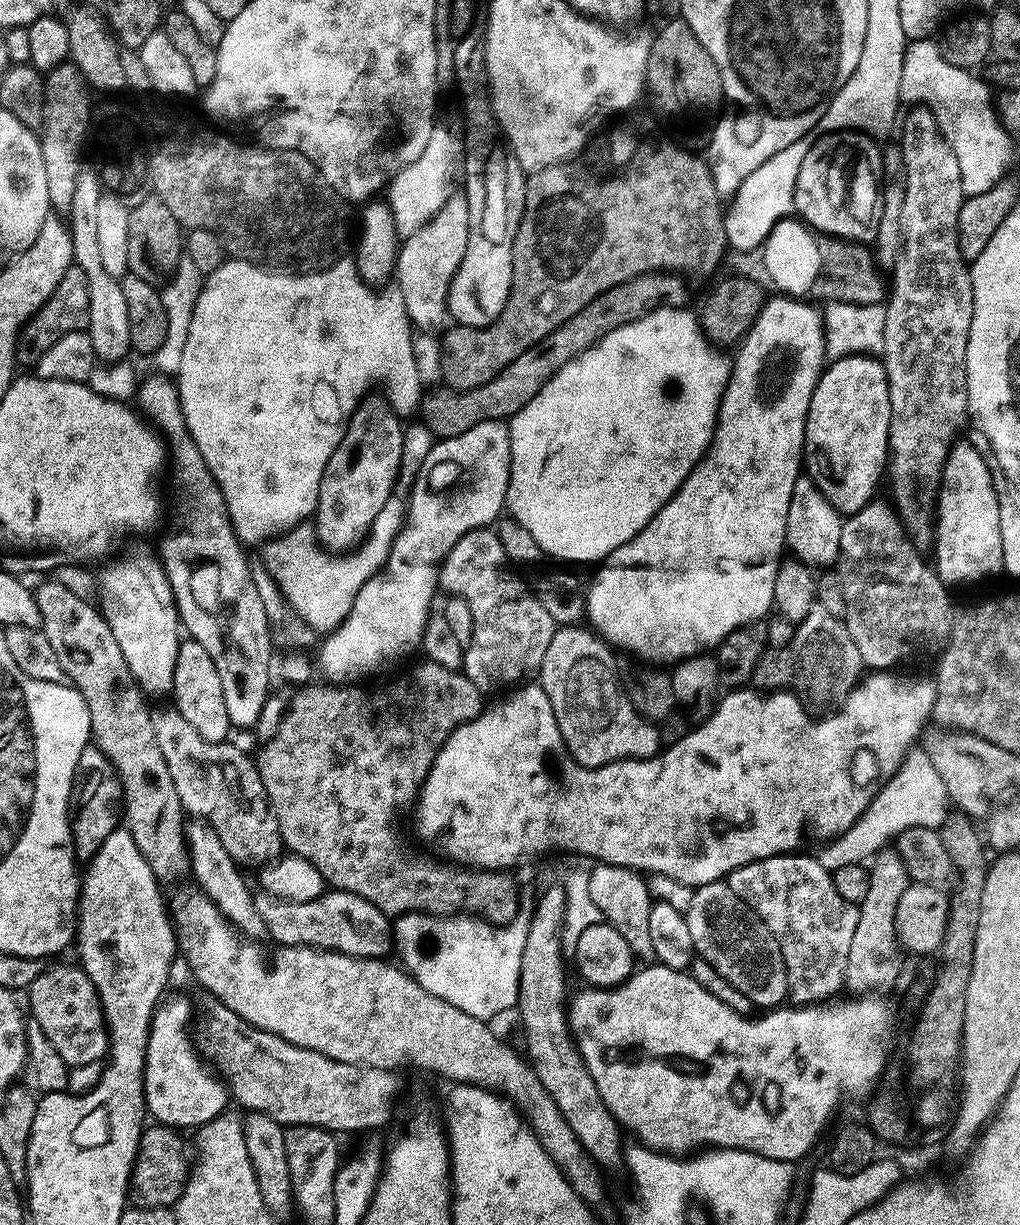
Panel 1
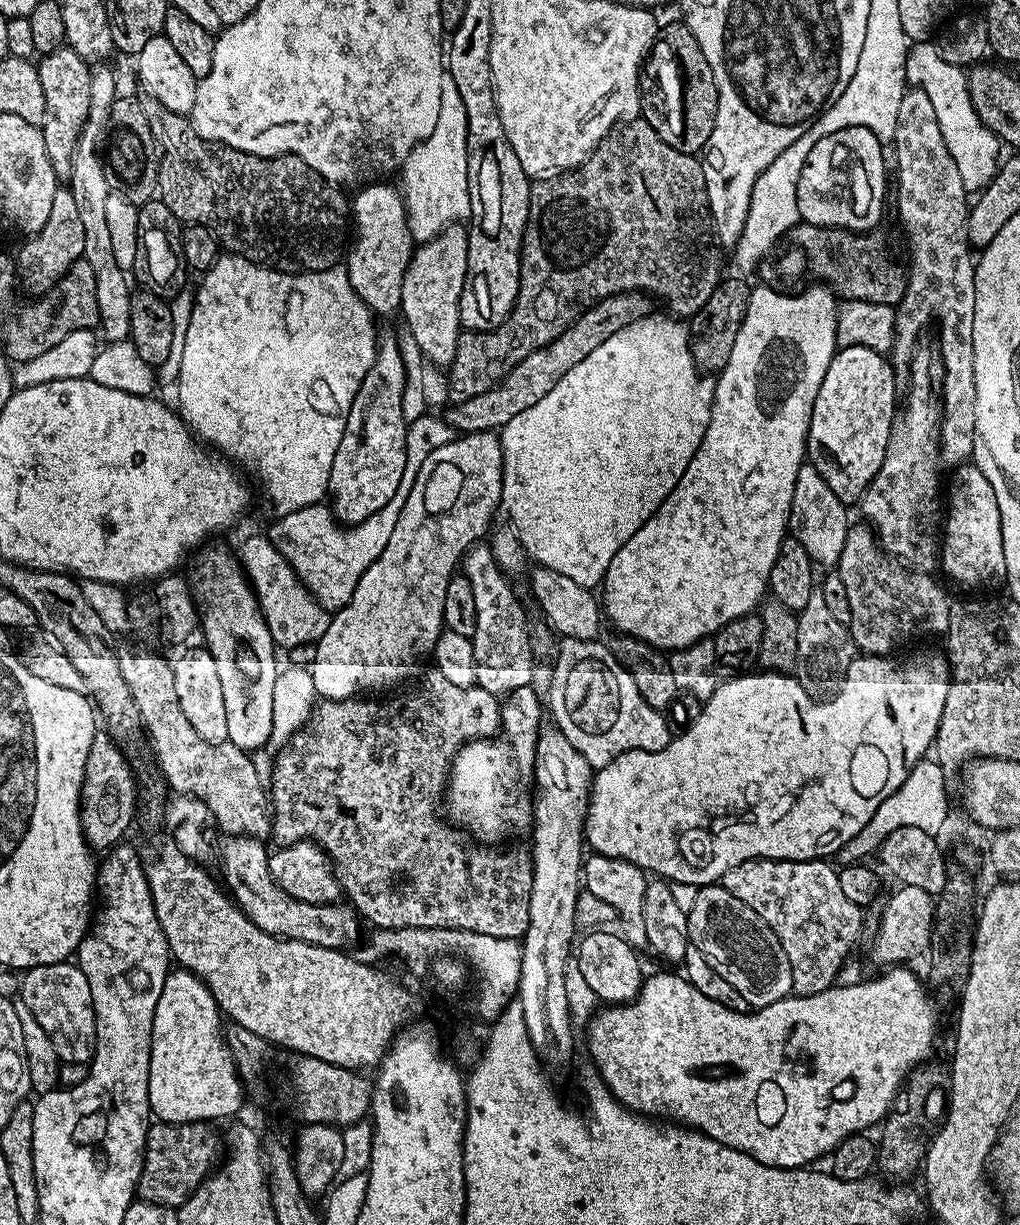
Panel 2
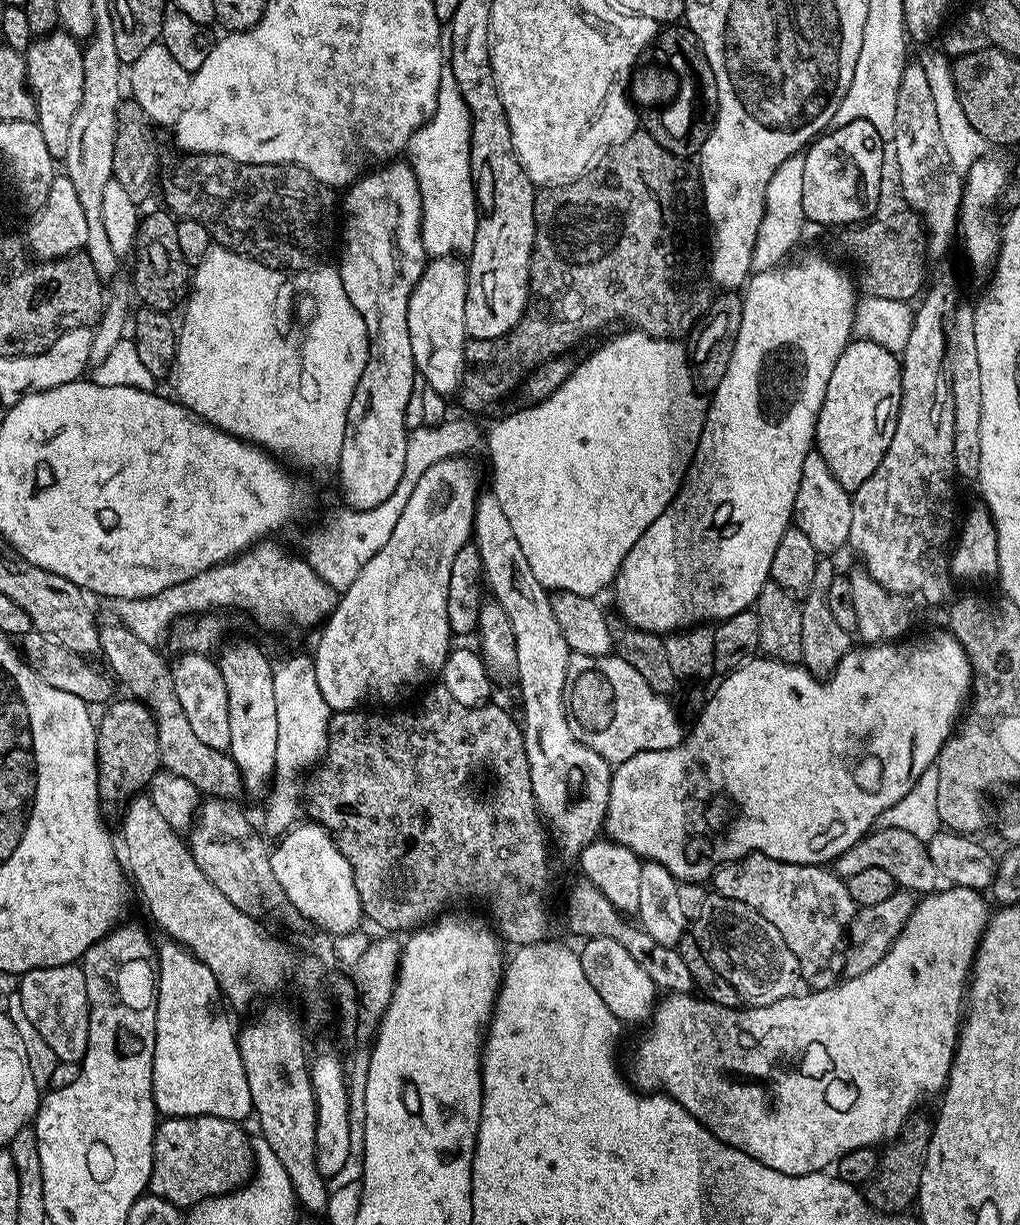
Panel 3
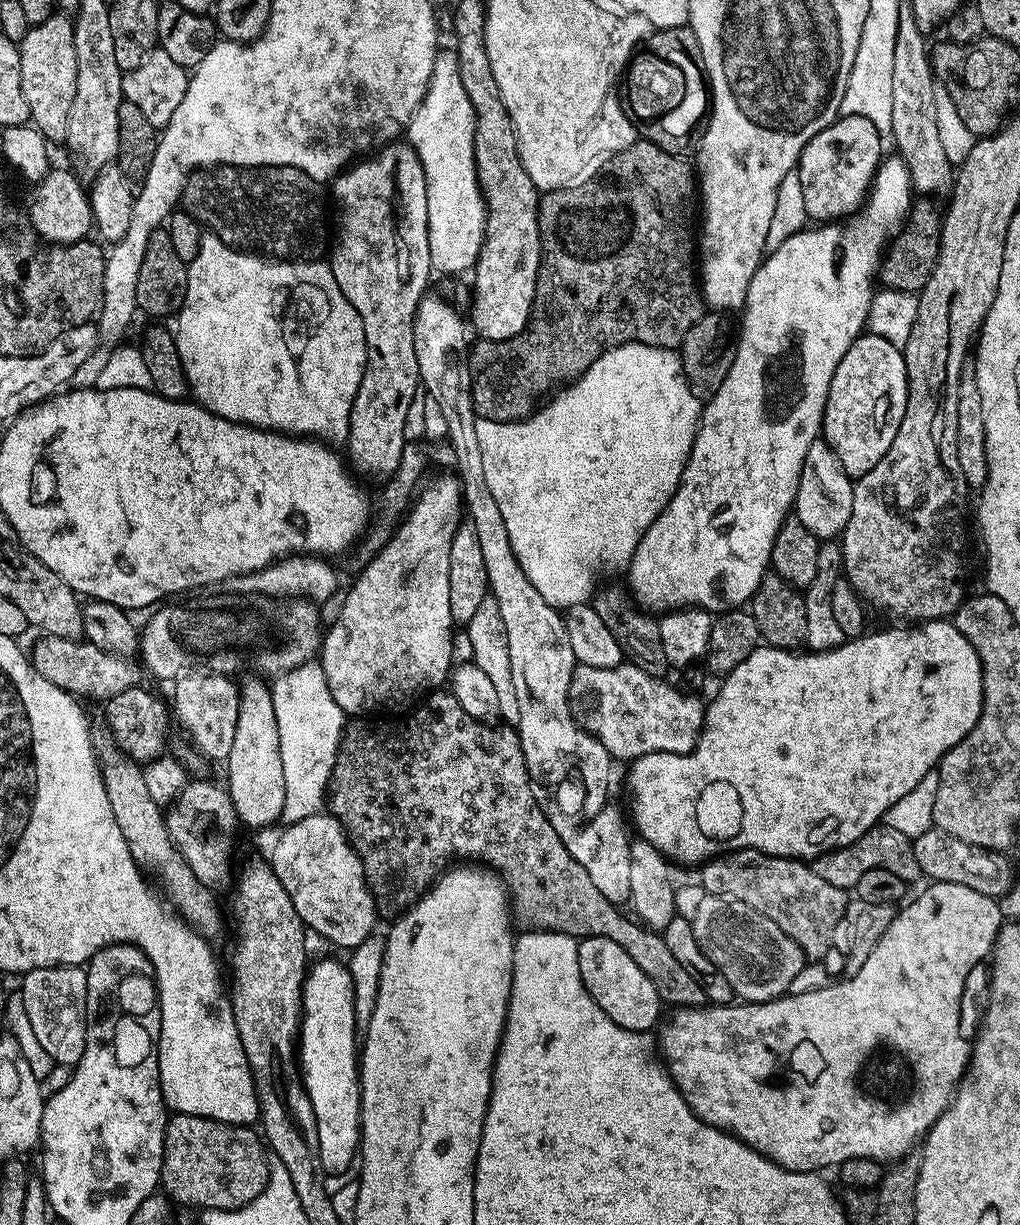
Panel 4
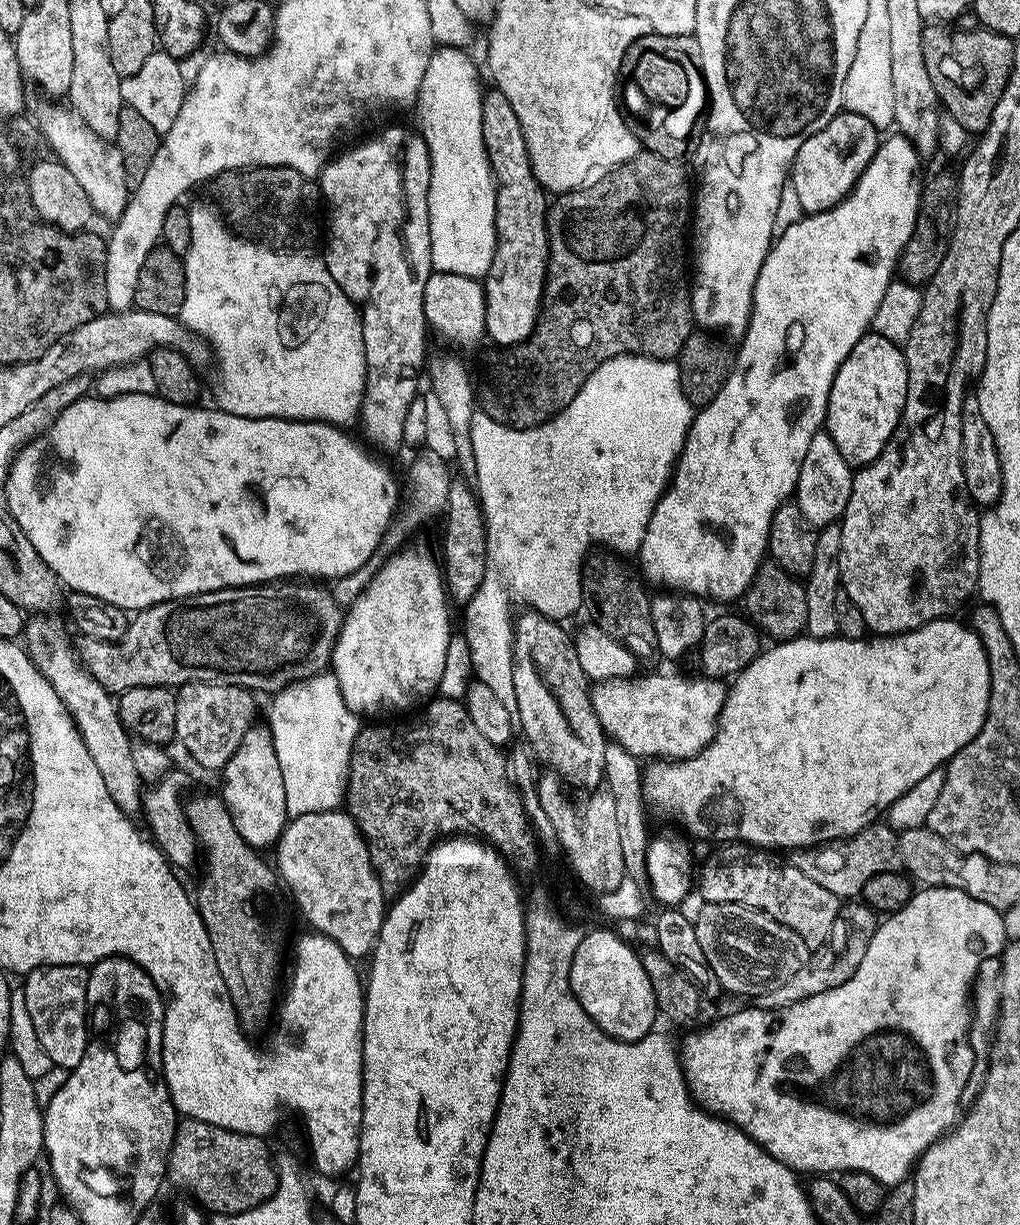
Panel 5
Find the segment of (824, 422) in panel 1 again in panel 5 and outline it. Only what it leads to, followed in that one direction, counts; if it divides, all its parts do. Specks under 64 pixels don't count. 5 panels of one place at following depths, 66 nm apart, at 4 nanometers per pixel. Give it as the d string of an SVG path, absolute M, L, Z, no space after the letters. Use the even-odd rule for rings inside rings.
M869 331L850 350L830 386L826 431L848 464L863 466L882 454L900 421L907 389L908 367L901 345Z

